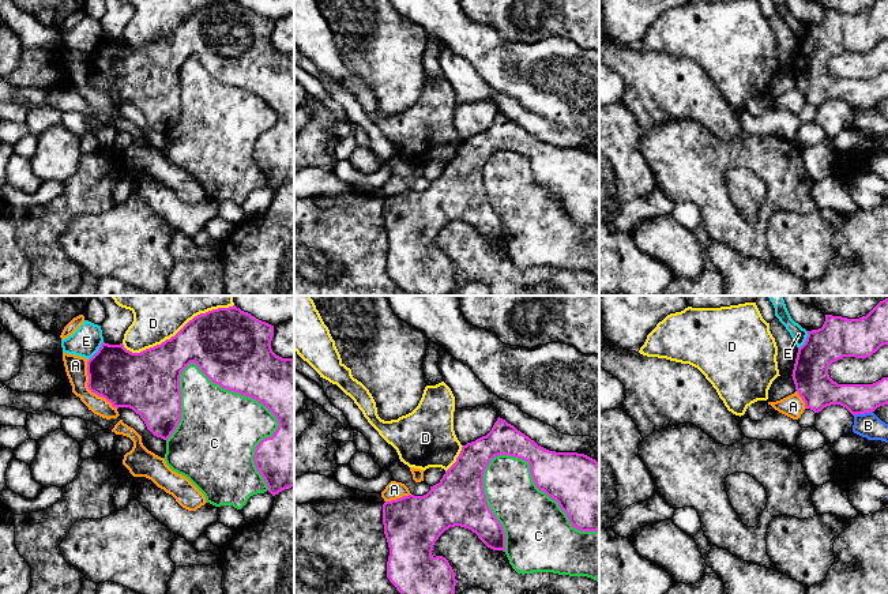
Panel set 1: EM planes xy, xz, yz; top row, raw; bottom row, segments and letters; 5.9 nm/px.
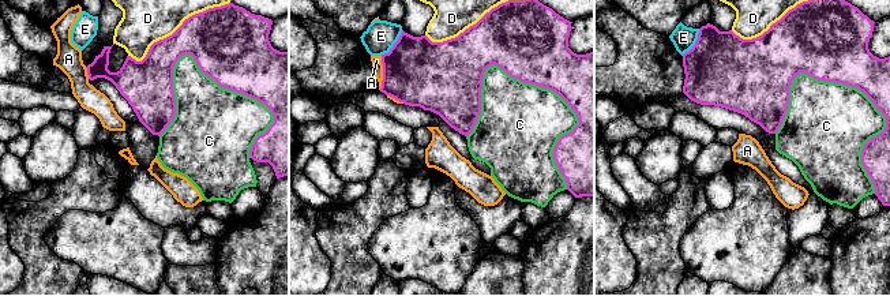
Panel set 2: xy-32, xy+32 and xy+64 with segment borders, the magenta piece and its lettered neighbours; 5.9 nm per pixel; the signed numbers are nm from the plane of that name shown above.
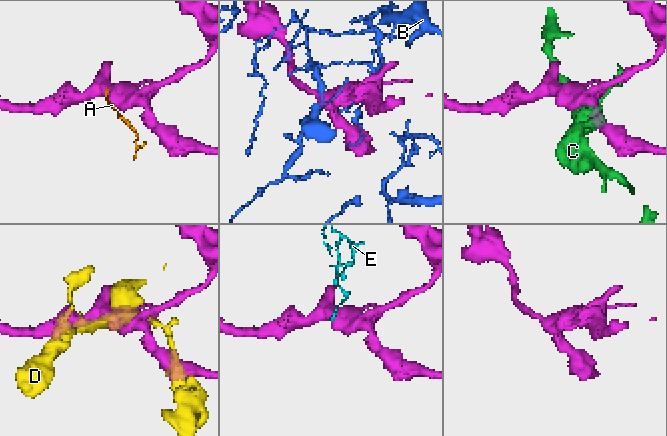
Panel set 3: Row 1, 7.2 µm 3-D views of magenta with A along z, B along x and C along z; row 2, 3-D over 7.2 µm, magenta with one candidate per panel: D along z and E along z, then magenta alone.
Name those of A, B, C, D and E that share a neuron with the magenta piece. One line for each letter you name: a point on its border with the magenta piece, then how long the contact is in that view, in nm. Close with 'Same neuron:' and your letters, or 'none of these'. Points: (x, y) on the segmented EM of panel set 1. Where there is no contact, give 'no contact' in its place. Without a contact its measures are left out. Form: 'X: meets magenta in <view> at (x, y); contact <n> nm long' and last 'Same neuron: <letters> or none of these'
Same neuron: none of these

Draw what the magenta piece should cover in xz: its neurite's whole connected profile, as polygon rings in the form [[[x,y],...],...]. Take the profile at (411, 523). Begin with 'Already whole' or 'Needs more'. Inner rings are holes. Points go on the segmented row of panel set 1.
Already whole. [[[498,417],[486,436],[462,447],[456,462],[426,495],[409,495],[383,504],[384,534],[390,548],[387,578],[400,594],[455,594],[452,567],[445,557],[432,554],[434,542],[449,527],[469,529],[488,548],[505,550],[504,529],[488,507],[483,492],[485,469],[498,455],[528,462],[537,488],[558,503],[572,527],[599,530],[599,463],[584,454],[549,451]]]

